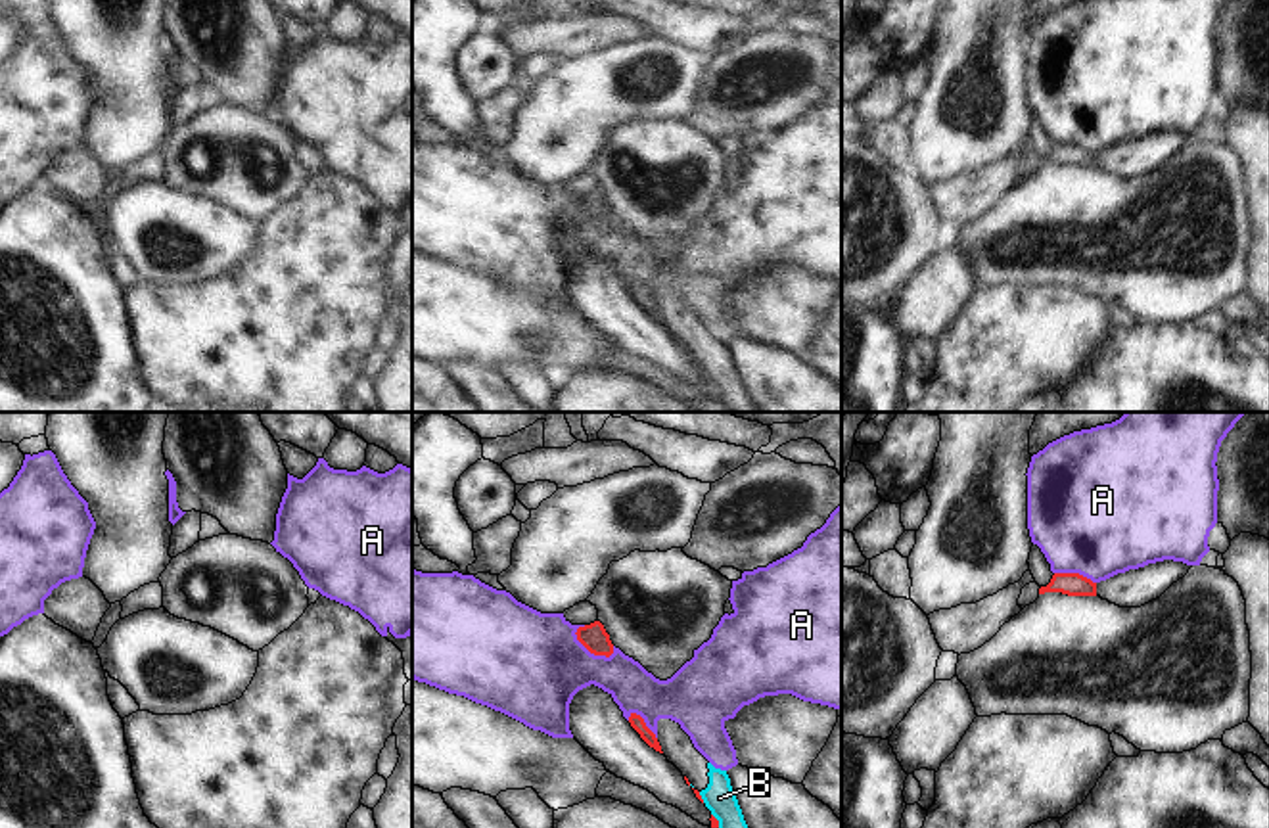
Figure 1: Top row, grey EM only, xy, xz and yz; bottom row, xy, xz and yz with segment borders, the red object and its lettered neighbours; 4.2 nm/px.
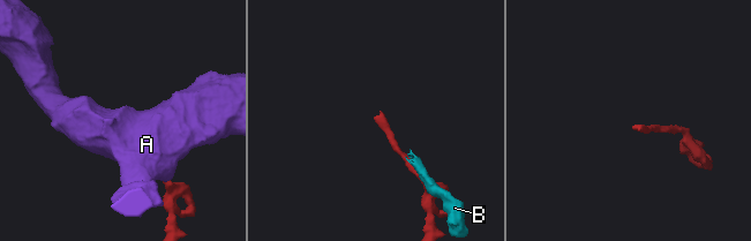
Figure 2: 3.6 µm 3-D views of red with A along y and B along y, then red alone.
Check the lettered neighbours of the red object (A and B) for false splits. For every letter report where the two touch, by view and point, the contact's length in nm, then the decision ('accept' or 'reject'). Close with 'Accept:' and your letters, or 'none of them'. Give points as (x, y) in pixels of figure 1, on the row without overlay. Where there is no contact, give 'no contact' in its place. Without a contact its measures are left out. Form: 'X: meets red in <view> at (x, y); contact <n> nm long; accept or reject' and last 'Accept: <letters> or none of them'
A: meets red in xz at (589, 221); contact 190 nm long; reject
B: meets red in xz at (717, 391); contact 70 nm long; reject
Accept: none of them

